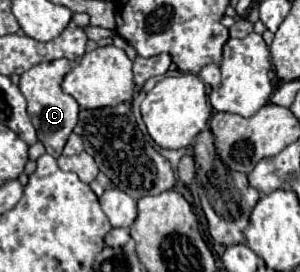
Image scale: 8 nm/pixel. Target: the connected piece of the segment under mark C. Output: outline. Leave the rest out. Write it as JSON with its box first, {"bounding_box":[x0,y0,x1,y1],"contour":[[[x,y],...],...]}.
{"bounding_box":[19,58,79,158],"contour":[[[59,58],[59,60],[53,60],[53,62],[35,64],[27,72],[23,72],[21,80],[19,80],[19,90],[27,100],[27,110],[29,110],[31,122],[37,130],[39,142],[45,144],[47,154],[51,154],[53,158],[61,156],[63,146],[65,146],[69,134],[73,132],[73,128],[77,124],[77,114],[79,114],[79,106],[77,106],[75,98],[61,90],[63,76],[69,70],[71,70],[71,62],[67,58]]]}

